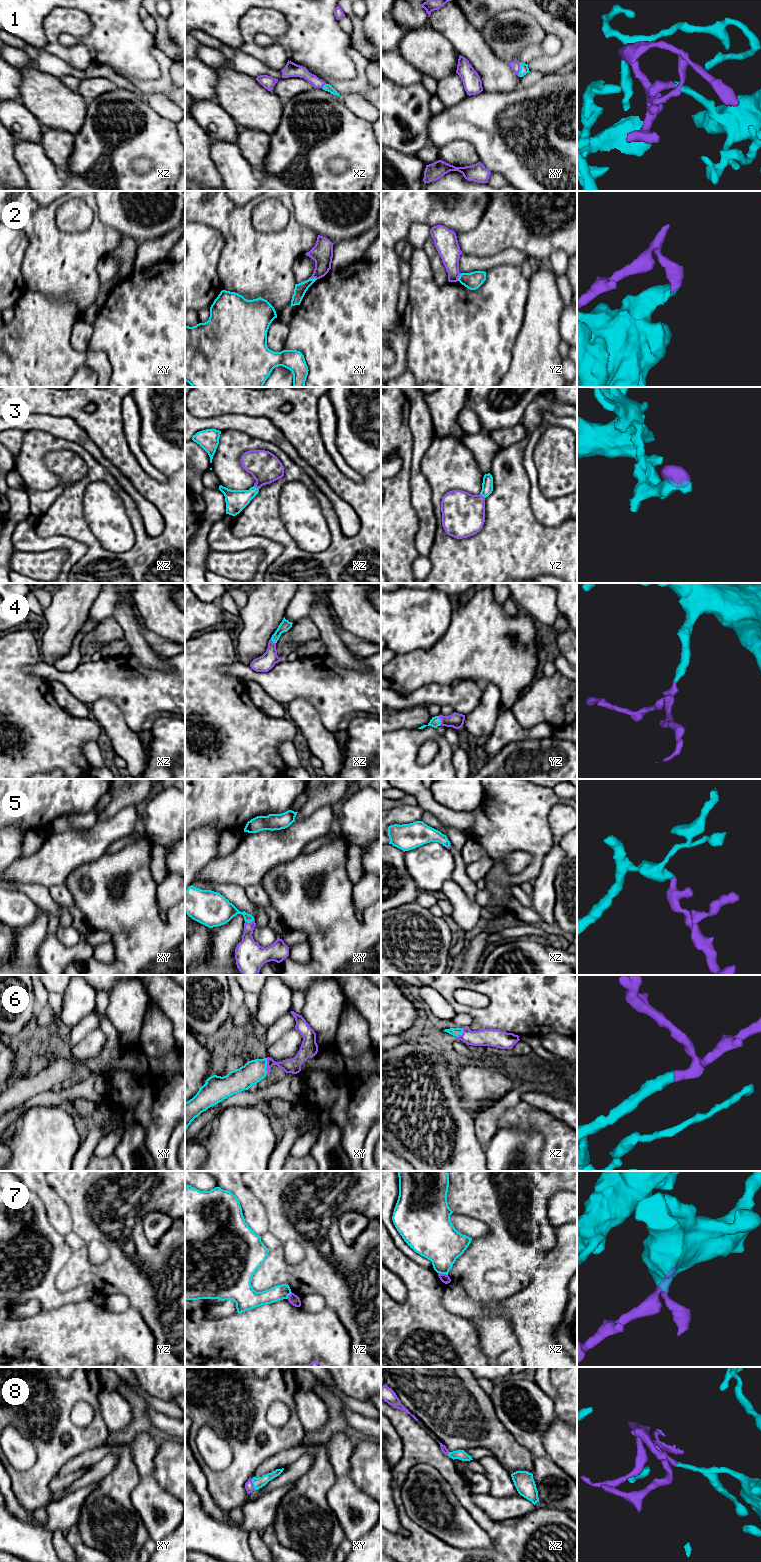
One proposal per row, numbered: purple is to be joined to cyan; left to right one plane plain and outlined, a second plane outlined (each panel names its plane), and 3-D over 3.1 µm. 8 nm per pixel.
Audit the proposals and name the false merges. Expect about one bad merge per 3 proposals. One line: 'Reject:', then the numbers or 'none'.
Reject: 2, 7

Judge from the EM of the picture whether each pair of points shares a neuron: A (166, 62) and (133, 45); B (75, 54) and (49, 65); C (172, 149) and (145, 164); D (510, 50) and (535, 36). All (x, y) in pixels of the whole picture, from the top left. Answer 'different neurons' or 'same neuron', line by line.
A: different neurons
B: different neurons
C: different neurons
D: same neuron

